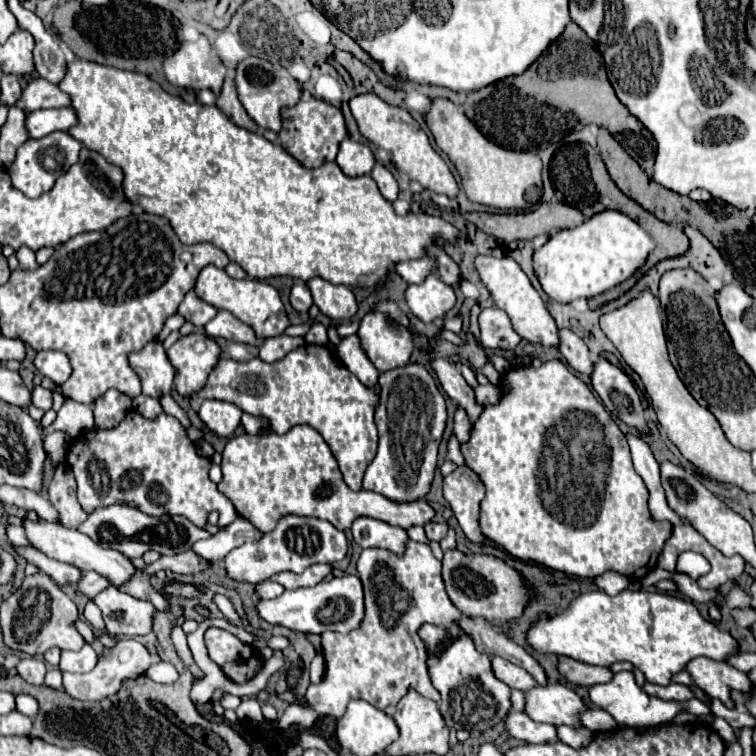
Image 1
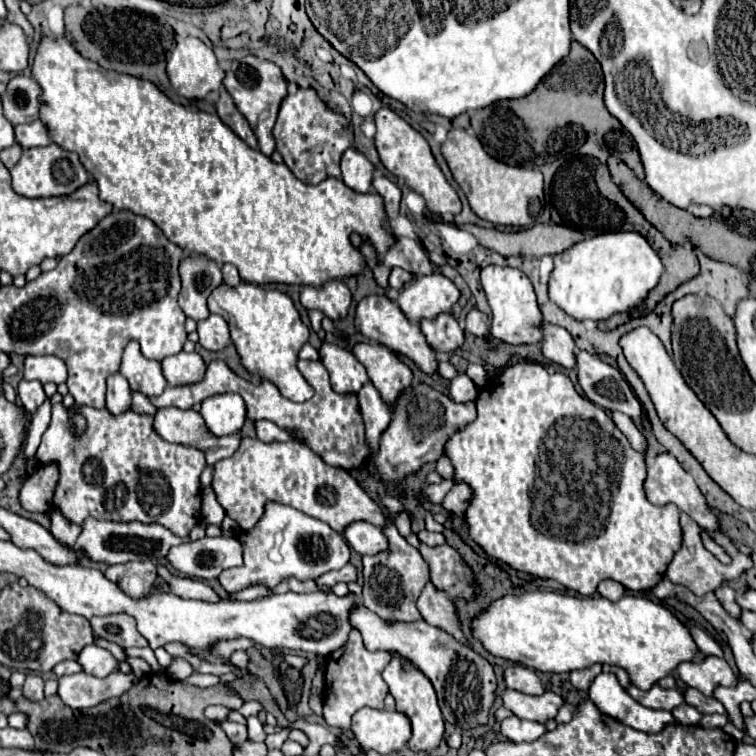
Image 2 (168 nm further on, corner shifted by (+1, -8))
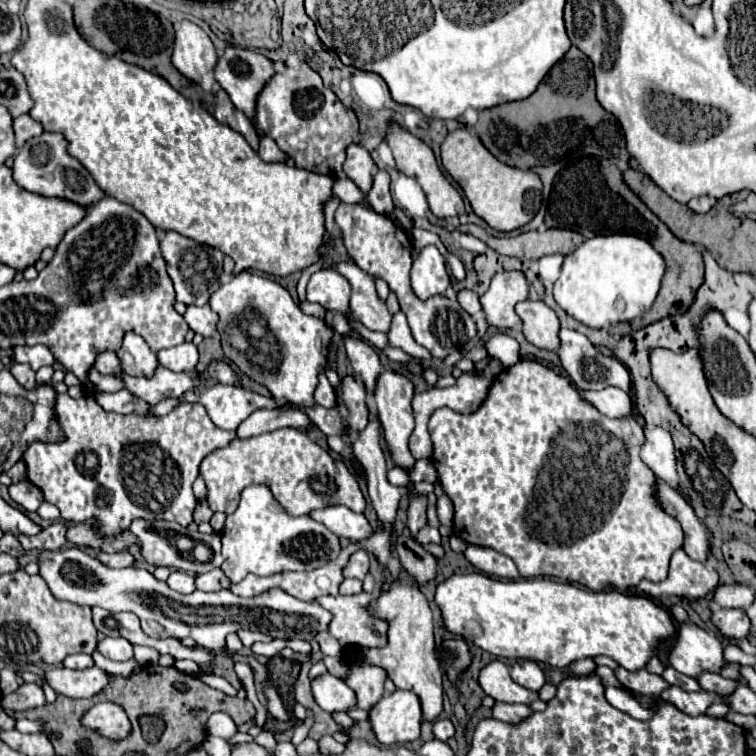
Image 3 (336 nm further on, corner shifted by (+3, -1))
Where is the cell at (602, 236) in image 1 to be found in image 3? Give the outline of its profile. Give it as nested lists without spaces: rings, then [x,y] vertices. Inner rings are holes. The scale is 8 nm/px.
[[[599,235],[587,239],[565,257],[553,295],[567,315],[591,329],[603,329],[647,313],[657,297],[663,271],[663,257],[645,239],[633,235]]]

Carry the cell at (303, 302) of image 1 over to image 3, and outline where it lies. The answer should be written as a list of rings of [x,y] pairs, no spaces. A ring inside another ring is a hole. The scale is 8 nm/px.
[[[345,337],[345,349],[347,349],[349,361],[355,369],[355,375],[361,379],[367,395],[371,397],[375,391],[377,377],[381,375],[379,355],[375,353],[375,349],[371,345],[367,345],[361,339],[353,339],[353,337]]]

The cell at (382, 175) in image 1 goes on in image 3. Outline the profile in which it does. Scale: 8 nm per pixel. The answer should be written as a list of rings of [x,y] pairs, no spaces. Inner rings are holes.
[[[379,171],[373,179],[373,187],[371,191],[365,195],[365,201],[383,215],[389,215],[393,211],[393,199],[391,199],[391,191],[389,191],[389,173],[387,171]]]

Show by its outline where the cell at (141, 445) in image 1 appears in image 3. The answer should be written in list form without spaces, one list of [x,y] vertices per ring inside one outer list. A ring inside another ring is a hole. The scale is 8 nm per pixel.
[[[57,395],[55,415],[57,415],[57,421],[61,423],[61,429],[67,435],[67,441],[29,445],[27,451],[23,453],[23,459],[27,465],[27,479],[43,491],[45,501],[59,507],[61,517],[65,521],[85,523],[89,519],[95,519],[99,523],[97,531],[105,537],[113,537],[119,531],[127,529],[129,523],[137,517],[149,519],[149,521],[169,519],[169,521],[177,521],[179,525],[187,527],[193,521],[193,509],[197,503],[191,485],[199,475],[201,459],[207,453],[229,445],[237,437],[235,431],[219,429],[209,419],[209,415],[201,403],[181,403],[167,415],[155,417],[155,415],[139,415],[139,413],[121,415],[121,413],[105,411],[91,397],[73,399],[69,395]],[[87,455],[95,457],[95,465],[85,465]],[[167,455],[177,465],[179,481],[175,481],[175,479],[171,479],[171,475],[167,475]]]

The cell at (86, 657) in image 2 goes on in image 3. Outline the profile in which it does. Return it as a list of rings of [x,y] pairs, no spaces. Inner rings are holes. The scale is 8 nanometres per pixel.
[[[105,637],[103,641],[97,643],[97,649],[107,657],[107,659],[113,659],[113,661],[129,661],[133,659],[133,645],[121,637],[117,639],[111,639],[111,637]]]

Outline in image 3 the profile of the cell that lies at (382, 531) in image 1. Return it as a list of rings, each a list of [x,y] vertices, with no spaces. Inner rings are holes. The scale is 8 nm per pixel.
[[[331,505],[325,509],[315,509],[309,513],[315,521],[321,521],[329,531],[337,533],[337,537],[345,537],[349,541],[361,541],[371,535],[371,525],[363,513],[355,513],[343,505]]]

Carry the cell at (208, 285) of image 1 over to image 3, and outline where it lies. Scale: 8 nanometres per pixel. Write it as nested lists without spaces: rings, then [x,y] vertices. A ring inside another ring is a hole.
[[[241,271],[229,283],[221,285],[211,295],[209,305],[219,315],[217,331],[221,333],[223,353],[231,363],[235,363],[249,379],[265,385],[275,399],[289,401],[295,407],[313,407],[315,405],[313,393],[315,393],[315,387],[319,383],[319,369],[321,371],[327,369],[327,353],[329,353],[329,343],[333,337],[333,329],[327,327],[323,319],[305,315],[299,309],[299,305],[293,301],[293,297],[289,295],[289,291],[283,289],[279,283],[275,283],[267,277],[255,275],[255,273],[247,273],[247,271]],[[247,309],[257,311],[261,315],[261,319],[265,319],[269,331],[275,335],[277,343],[281,345],[281,357],[279,357],[277,373],[255,369],[251,359],[245,357],[237,347],[233,347],[229,343],[229,335],[225,333],[225,327],[229,323],[233,323],[235,317]]]

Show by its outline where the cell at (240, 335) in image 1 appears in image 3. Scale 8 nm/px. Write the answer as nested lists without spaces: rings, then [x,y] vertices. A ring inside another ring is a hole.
[[[189,305],[183,313],[183,319],[195,333],[201,333],[203,337],[211,337],[215,333],[215,325],[219,317],[215,311],[211,311],[209,305],[203,305],[203,307]]]

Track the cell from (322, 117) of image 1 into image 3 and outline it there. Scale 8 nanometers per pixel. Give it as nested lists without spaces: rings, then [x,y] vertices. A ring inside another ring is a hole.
[[[301,63],[297,69],[285,67],[283,73],[275,73],[265,83],[257,97],[253,125],[257,133],[271,137],[295,161],[295,167],[329,177],[345,177],[341,169],[345,151],[353,143],[353,133],[359,133],[355,113],[323,85],[319,73],[307,63]]]

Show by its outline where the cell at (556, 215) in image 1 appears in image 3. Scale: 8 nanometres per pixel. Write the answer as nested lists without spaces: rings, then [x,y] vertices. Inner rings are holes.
[[[461,225],[459,231],[469,233],[483,243],[487,243],[493,251],[519,259],[541,259],[551,253],[569,255],[577,249],[585,239],[583,235],[569,229],[547,229],[547,231],[527,231],[517,237],[491,237],[479,225]]]

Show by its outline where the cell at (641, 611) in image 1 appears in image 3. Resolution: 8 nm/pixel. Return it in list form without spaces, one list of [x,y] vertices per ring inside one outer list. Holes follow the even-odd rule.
[[[453,573],[437,585],[435,603],[441,609],[445,629],[463,637],[465,641],[471,641],[475,647],[481,647],[497,657],[533,659],[553,667],[567,667],[577,659],[607,655],[627,671],[637,671],[643,669],[655,655],[657,643],[675,631],[671,615],[643,595],[631,597],[619,591],[595,593],[555,579],[501,581],[483,573]]]

